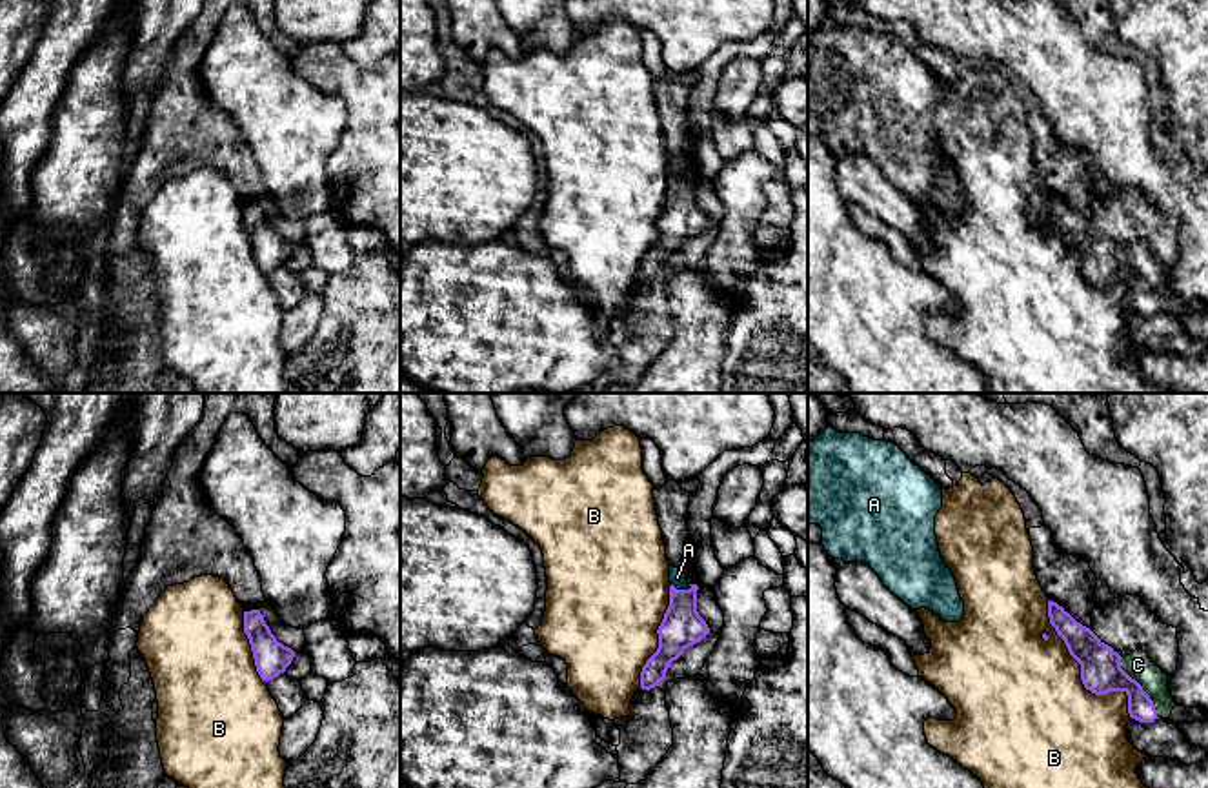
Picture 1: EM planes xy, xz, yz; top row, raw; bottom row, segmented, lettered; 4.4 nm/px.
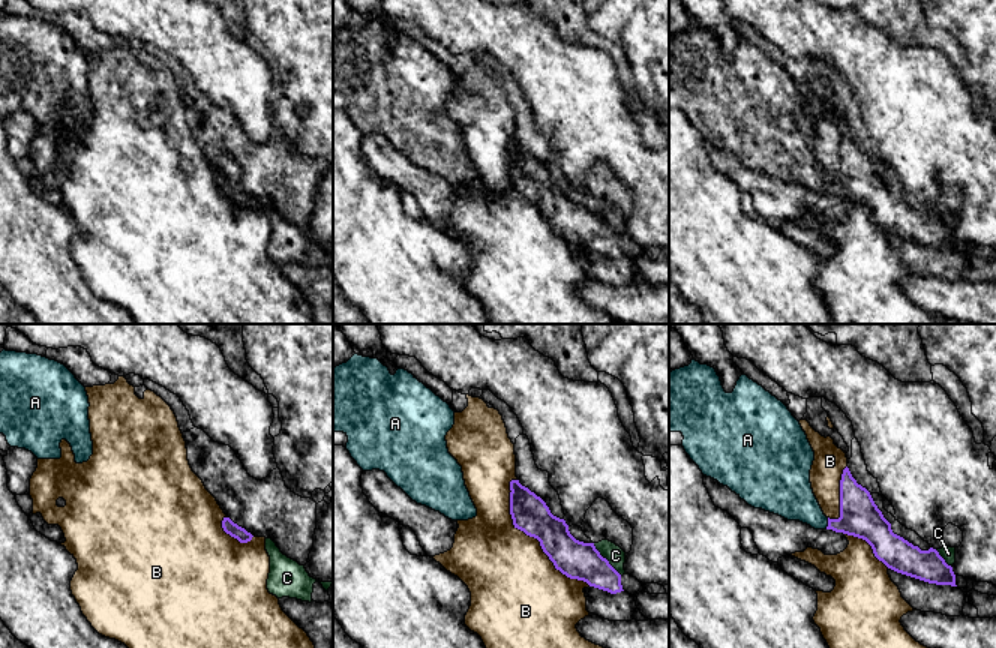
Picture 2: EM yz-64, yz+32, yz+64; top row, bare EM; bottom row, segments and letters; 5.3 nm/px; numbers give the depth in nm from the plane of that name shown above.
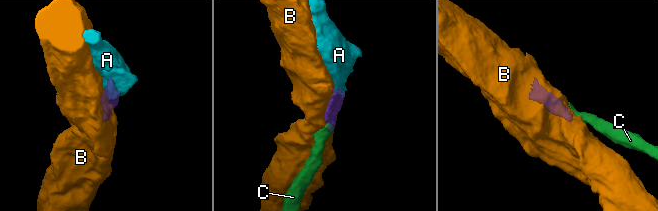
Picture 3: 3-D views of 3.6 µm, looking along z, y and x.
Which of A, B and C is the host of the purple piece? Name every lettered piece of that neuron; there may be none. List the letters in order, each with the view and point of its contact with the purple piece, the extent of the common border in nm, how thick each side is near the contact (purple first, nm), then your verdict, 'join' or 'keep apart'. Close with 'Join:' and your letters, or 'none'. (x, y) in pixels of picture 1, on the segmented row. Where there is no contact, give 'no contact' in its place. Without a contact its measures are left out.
A: contact xz (683, 590); length 100 nm; calibres 180 and 80 nm; join
B: contact yz (1081, 676); length 650 nm; calibres 180 and 480 nm; keep apart
C: contact yz (1141, 688); length 320 nm; calibres 180 and 120 nm; join
Join: A, C

